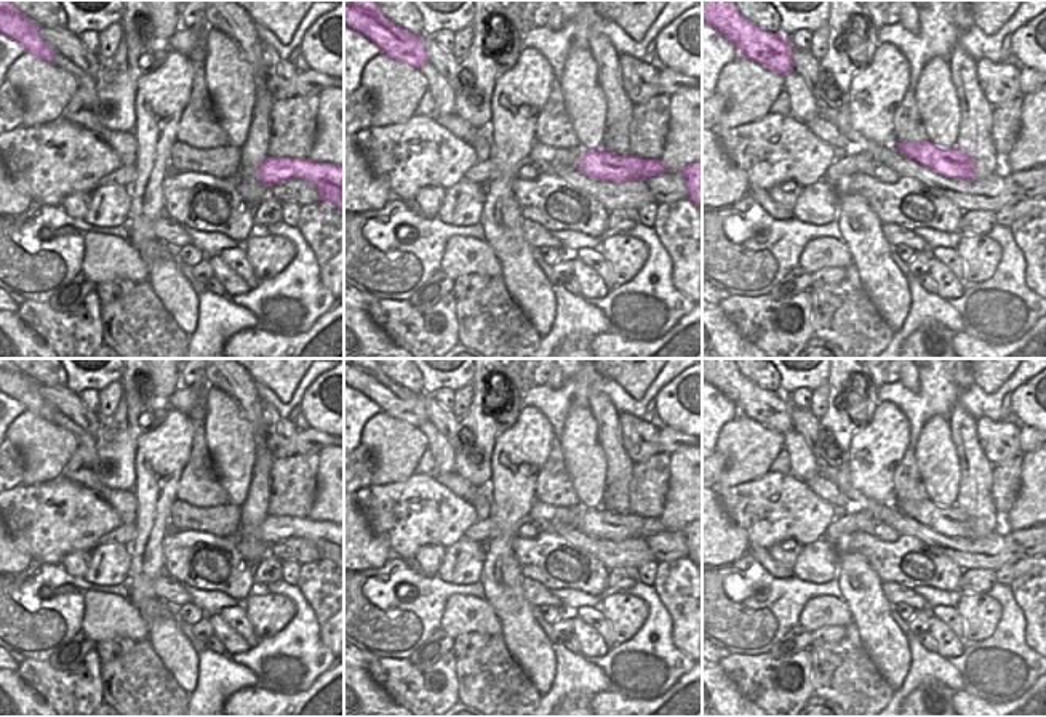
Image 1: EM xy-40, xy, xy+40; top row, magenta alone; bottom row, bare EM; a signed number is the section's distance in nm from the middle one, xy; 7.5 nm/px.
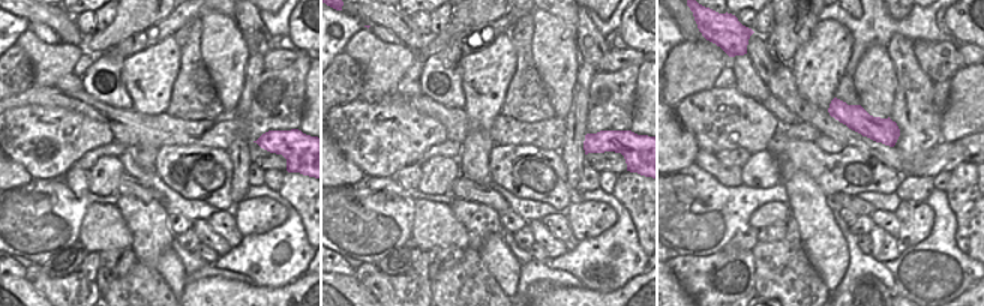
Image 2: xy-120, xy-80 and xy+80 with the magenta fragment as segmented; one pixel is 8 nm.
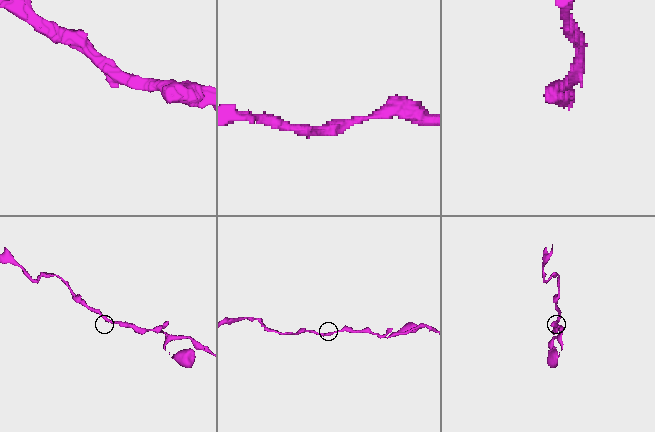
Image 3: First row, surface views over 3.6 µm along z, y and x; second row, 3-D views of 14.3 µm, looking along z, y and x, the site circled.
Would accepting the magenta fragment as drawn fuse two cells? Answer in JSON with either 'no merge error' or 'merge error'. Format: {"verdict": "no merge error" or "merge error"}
{"verdict": "no merge error"}

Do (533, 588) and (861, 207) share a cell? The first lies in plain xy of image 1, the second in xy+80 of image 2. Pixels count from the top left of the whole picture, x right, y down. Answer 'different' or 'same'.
same

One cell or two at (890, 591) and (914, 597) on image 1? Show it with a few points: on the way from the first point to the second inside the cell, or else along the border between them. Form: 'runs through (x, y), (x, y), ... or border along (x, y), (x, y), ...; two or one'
runs through (896, 594), (907, 596); one

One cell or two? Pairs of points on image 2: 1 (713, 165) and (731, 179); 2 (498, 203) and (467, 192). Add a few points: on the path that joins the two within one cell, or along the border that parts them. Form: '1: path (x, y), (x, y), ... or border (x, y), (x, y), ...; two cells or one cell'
1: path (717, 170), (726, 176); one cell
2: path (491, 197), (474, 192); one cell

